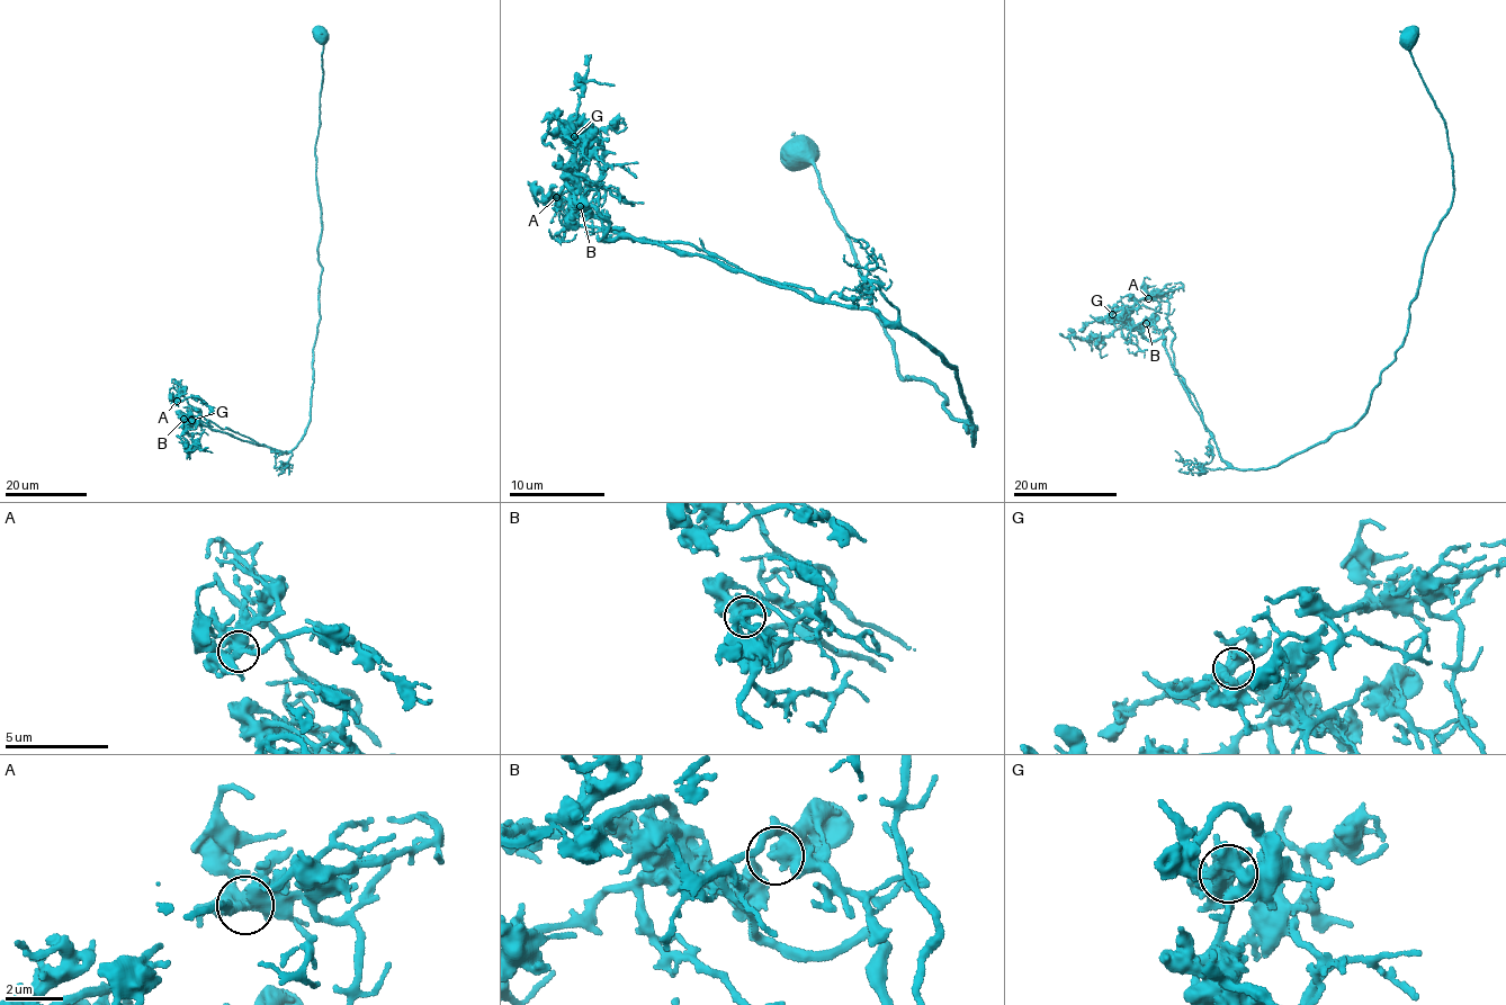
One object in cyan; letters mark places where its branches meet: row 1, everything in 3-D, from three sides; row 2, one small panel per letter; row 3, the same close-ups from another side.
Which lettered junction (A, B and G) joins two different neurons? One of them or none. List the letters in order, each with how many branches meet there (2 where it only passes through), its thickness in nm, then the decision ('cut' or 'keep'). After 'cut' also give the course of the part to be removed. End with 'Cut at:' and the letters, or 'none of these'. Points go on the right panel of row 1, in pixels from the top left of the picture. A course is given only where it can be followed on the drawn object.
A: 5 | 480 nm | keep
B: 4 | 500 nm | keep
G: 5 | 440 nm | keep
Cut at: none of these

